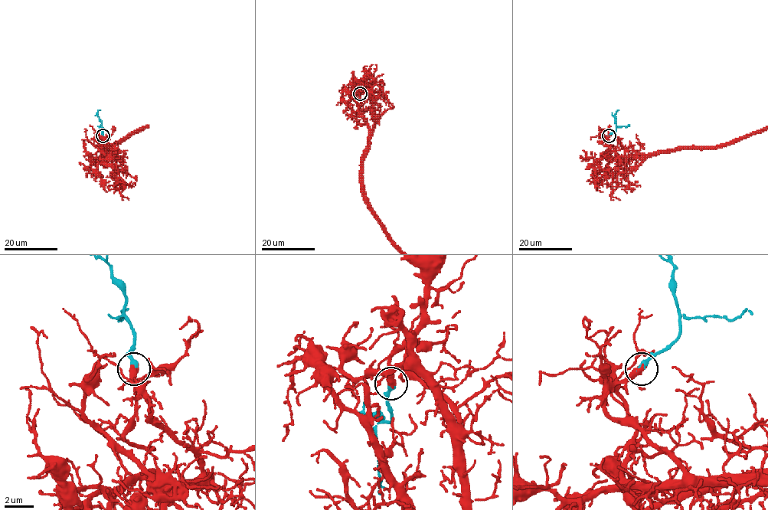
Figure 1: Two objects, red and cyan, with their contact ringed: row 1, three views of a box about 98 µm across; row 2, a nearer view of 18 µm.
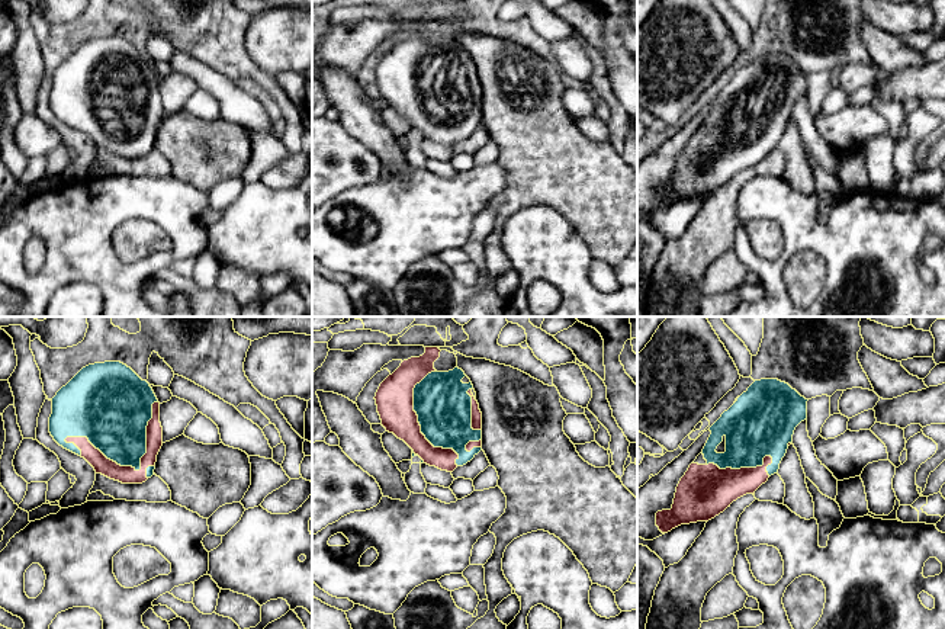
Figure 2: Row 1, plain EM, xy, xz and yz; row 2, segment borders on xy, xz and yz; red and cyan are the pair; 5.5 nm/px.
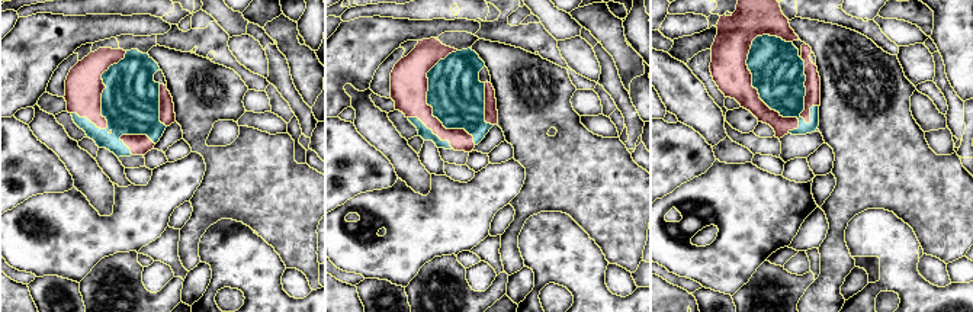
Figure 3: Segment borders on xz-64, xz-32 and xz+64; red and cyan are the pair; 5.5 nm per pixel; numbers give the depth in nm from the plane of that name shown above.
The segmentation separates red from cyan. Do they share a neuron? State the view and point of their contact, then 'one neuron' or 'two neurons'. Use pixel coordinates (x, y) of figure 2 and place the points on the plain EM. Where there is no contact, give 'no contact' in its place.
contact xy (134, 144); one neuron

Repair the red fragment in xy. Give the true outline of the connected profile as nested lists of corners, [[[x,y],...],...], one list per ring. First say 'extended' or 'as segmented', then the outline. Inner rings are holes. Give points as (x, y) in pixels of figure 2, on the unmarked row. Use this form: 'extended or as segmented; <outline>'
extended; [[[89,39],[52,73],[49,107],[60,121],[84,132],[96,148],[122,158],[142,158],[154,150],[163,121],[160,77],[150,58],[126,39]]]

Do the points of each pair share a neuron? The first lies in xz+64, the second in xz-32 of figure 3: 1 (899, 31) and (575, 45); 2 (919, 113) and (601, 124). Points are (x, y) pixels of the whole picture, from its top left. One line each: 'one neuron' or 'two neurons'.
1: two neurons
2: two neurons

